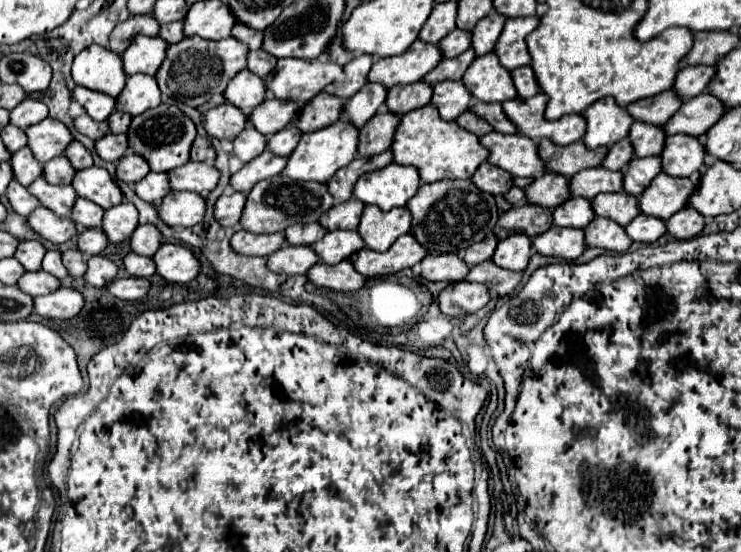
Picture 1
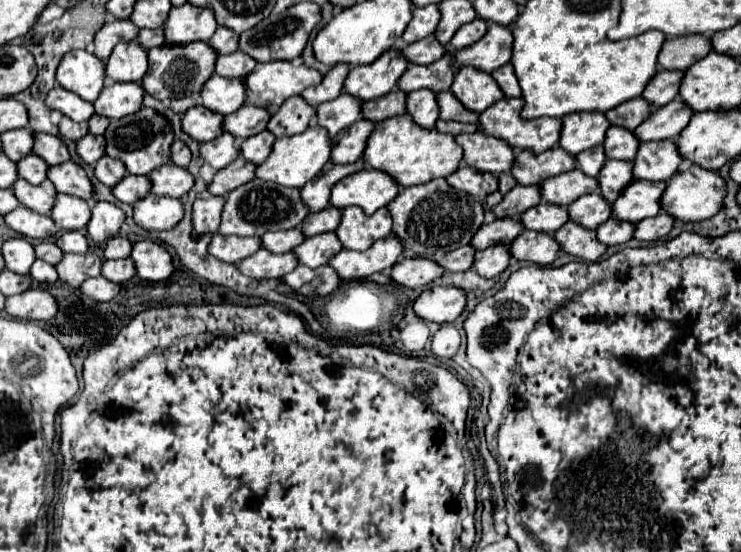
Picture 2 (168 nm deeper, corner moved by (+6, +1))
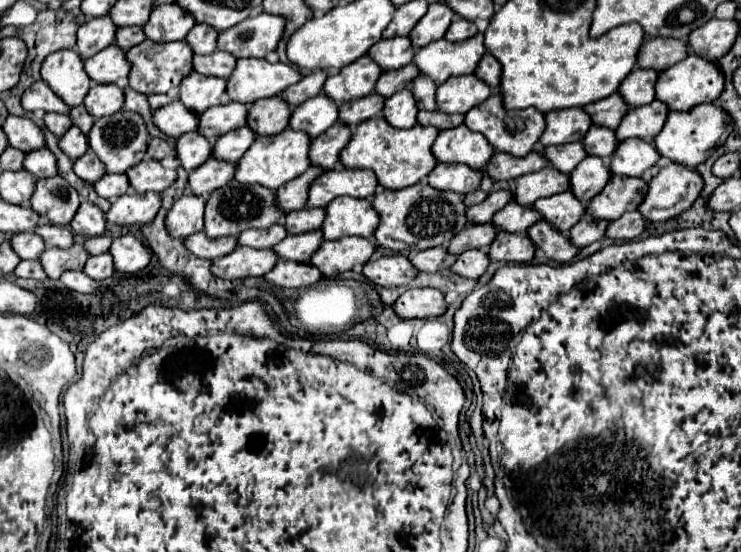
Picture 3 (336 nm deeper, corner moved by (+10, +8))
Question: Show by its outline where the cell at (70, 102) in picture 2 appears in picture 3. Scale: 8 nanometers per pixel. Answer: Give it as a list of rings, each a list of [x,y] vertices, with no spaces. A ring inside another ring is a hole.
[[[35,81],[29,89],[23,91],[21,107],[25,111],[43,109],[45,113],[49,113],[49,111],[65,113],[65,115],[69,113],[69,107],[65,107],[65,103],[61,103],[61,99],[57,99],[57,95],[53,95],[53,91],[45,85],[45,81]]]

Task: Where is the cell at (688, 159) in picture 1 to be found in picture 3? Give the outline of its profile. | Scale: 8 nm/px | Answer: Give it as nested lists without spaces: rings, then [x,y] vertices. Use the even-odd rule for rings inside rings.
[[[627,139],[621,141],[611,155],[609,171],[613,175],[639,177],[645,169],[653,167],[659,161],[657,151],[653,151],[653,143],[643,139]]]

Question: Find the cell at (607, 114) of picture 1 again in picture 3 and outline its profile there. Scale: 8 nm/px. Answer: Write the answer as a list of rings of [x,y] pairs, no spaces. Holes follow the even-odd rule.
[[[573,107],[549,111],[545,113],[545,131],[539,137],[539,147],[581,141],[589,127],[591,127],[589,115],[583,109]]]

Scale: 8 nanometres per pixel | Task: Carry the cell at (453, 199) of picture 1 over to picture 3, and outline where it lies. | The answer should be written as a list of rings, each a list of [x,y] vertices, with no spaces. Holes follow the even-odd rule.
[[[425,181],[415,183],[413,187],[405,187],[401,191],[385,191],[383,187],[377,187],[373,207],[379,213],[375,239],[381,247],[387,247],[387,239],[403,241],[405,245],[417,249],[447,247],[449,239],[453,239],[453,235],[457,235],[457,231],[467,225],[463,199],[451,191],[437,191]]]

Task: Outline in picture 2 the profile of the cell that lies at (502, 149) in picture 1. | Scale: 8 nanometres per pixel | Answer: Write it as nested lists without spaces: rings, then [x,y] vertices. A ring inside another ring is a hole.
[[[475,132],[475,134],[459,134],[457,144],[463,148],[463,160],[481,170],[491,174],[511,172],[515,162],[515,150],[505,140],[491,138],[489,134]]]

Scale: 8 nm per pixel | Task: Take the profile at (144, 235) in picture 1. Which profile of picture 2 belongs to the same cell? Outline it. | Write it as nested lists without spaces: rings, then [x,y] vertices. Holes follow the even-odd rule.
[[[115,236],[107,242],[105,246],[105,256],[107,258],[129,258],[133,250],[133,242],[123,236]]]

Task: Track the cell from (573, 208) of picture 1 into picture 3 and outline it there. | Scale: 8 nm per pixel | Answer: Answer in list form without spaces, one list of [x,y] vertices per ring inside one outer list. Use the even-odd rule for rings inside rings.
[[[515,201],[507,203],[501,211],[497,211],[493,215],[493,225],[499,231],[507,231],[507,233],[525,233],[527,227],[531,227],[535,221],[539,221],[541,217],[537,215],[537,211],[533,211],[531,207],[521,207]]]

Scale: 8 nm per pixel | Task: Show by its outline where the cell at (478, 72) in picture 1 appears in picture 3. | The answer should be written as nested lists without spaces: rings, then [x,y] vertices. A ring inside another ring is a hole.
[[[473,73],[457,79],[447,79],[445,85],[437,87],[437,109],[443,113],[467,113],[491,95],[487,83],[481,83]]]

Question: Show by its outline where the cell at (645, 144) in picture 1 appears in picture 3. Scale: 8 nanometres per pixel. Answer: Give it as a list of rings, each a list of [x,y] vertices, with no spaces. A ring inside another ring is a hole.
[[[597,125],[589,127],[589,131],[585,133],[585,139],[581,143],[583,143],[587,155],[595,155],[601,159],[611,157],[617,147],[617,139],[615,139],[613,131],[607,127],[597,127]]]

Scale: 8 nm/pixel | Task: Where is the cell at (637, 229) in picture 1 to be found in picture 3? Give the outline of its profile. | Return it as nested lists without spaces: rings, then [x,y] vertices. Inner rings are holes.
[[[583,215],[579,219],[579,223],[575,223],[569,229],[569,241],[575,247],[587,247],[593,241],[603,239],[603,233],[605,233],[607,225],[609,225],[607,221],[605,223],[597,223],[597,219],[589,219],[589,215]]]

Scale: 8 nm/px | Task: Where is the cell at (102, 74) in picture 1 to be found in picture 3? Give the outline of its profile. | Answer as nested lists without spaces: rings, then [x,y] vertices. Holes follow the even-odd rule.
[[[61,49],[49,55],[41,63],[41,79],[69,107],[81,105],[91,87],[91,79],[85,75],[81,57],[71,49]]]

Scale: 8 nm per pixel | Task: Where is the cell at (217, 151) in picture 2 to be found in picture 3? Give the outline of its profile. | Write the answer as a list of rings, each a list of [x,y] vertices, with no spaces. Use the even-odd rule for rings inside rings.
[[[197,131],[181,135],[175,141],[175,151],[181,167],[185,171],[191,171],[191,169],[197,169],[201,163],[205,163],[209,159],[209,145],[211,143],[207,139],[201,139]]]

